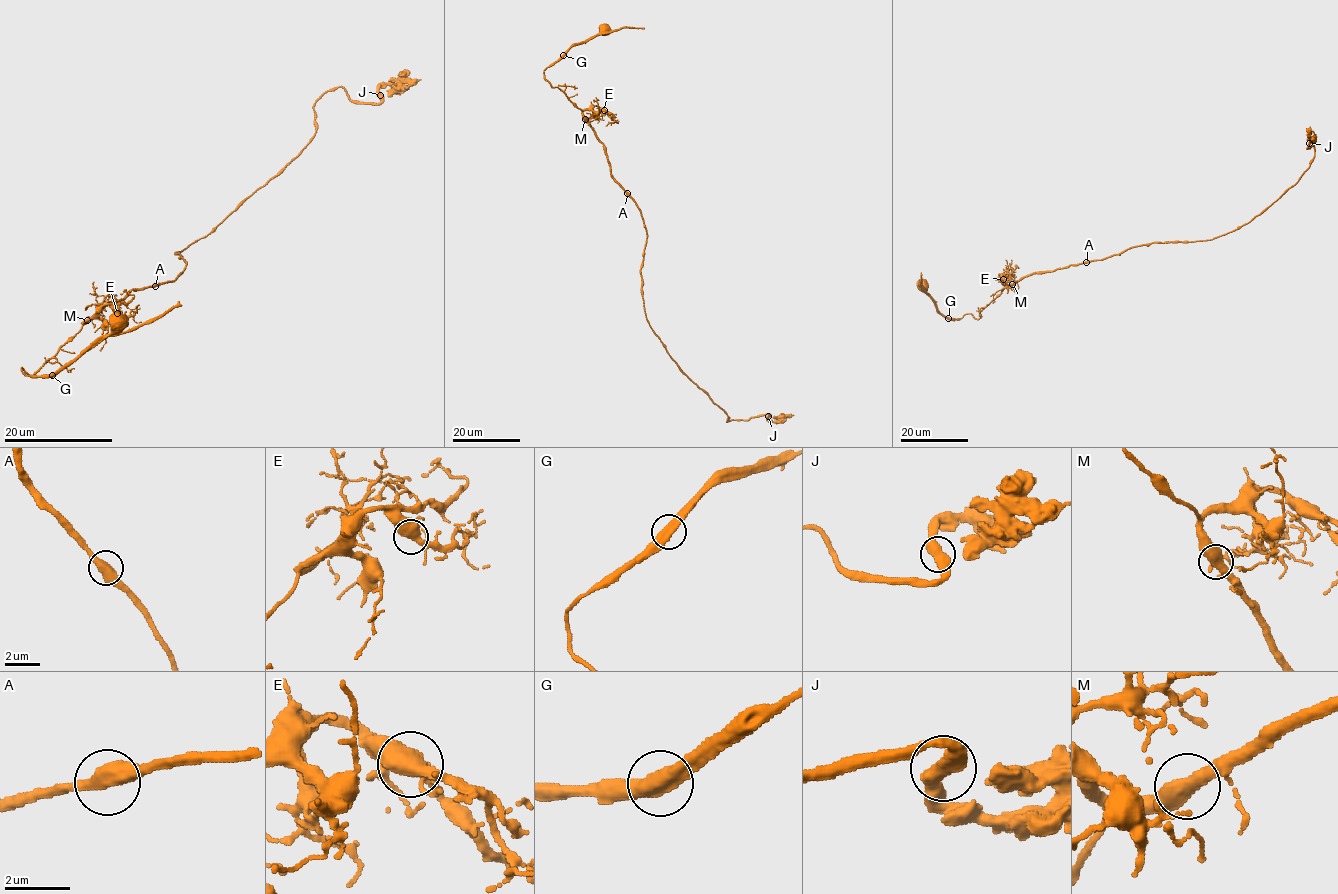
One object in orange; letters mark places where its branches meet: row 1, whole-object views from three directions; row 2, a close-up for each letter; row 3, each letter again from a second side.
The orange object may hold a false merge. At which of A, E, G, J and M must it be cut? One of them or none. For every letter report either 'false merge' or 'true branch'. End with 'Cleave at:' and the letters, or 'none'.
A: true branch
E: true branch
G: false merge
J: true branch
M: true branch
Cleave at: G

